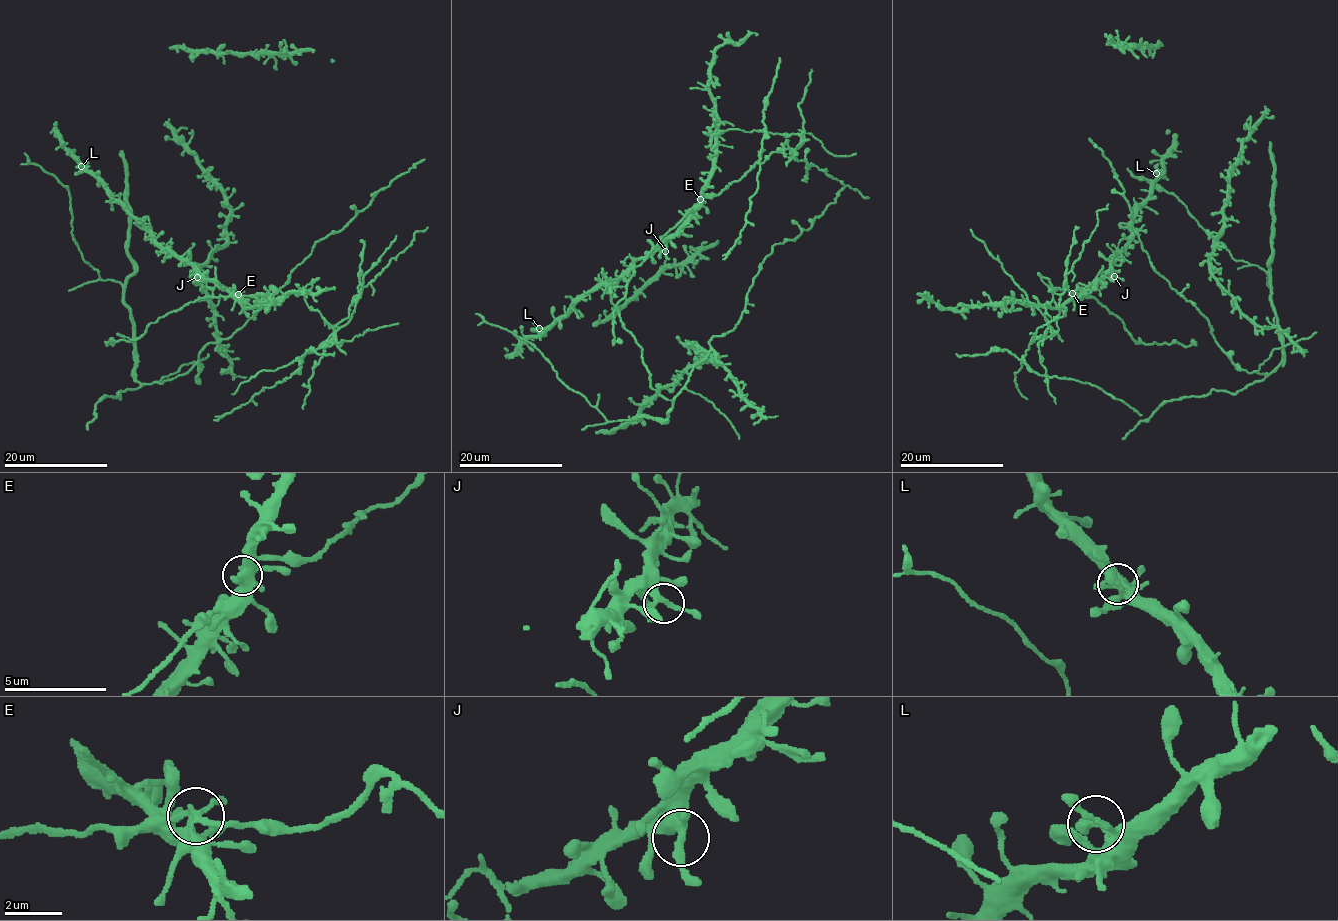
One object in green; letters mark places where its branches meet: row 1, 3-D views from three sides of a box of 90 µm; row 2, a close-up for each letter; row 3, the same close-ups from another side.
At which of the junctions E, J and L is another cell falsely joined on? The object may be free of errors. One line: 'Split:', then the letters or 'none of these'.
Split: E

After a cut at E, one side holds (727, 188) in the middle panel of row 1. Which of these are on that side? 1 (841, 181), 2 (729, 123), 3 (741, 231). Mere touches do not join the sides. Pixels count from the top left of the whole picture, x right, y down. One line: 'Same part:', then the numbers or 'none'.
Same part: 1, 3

